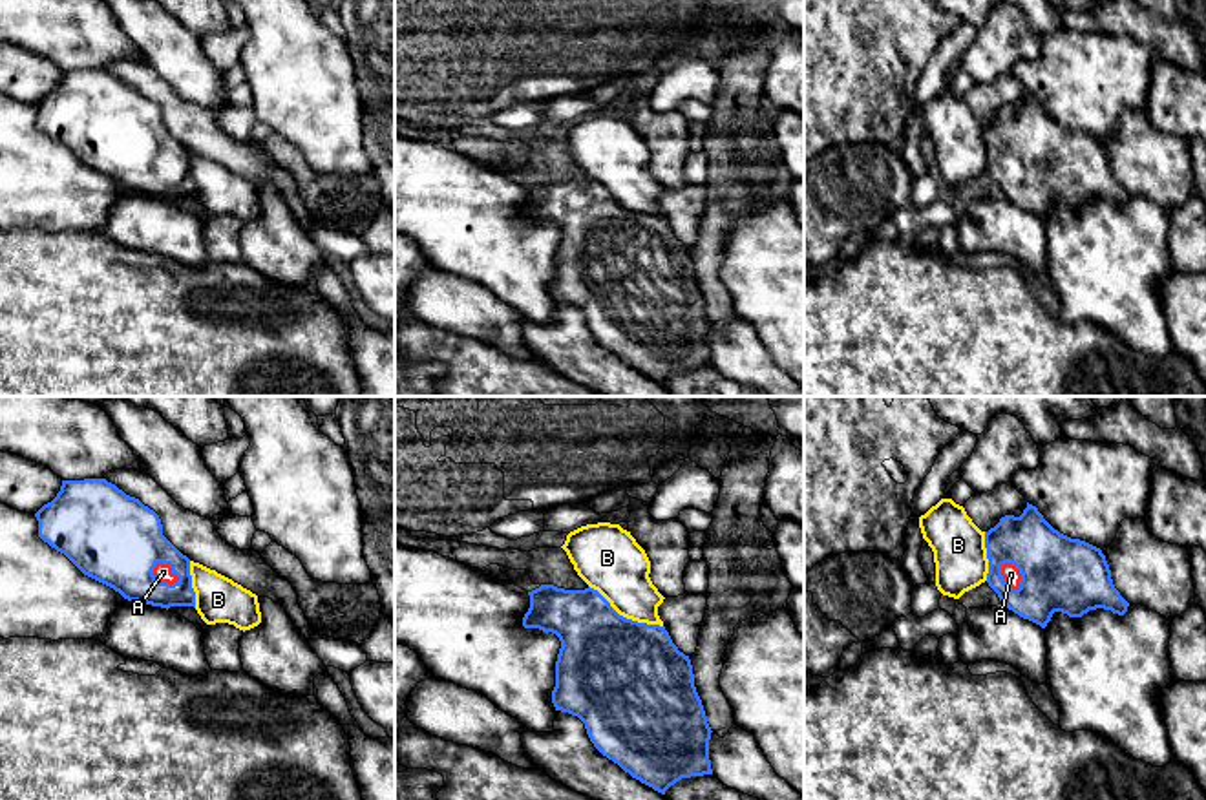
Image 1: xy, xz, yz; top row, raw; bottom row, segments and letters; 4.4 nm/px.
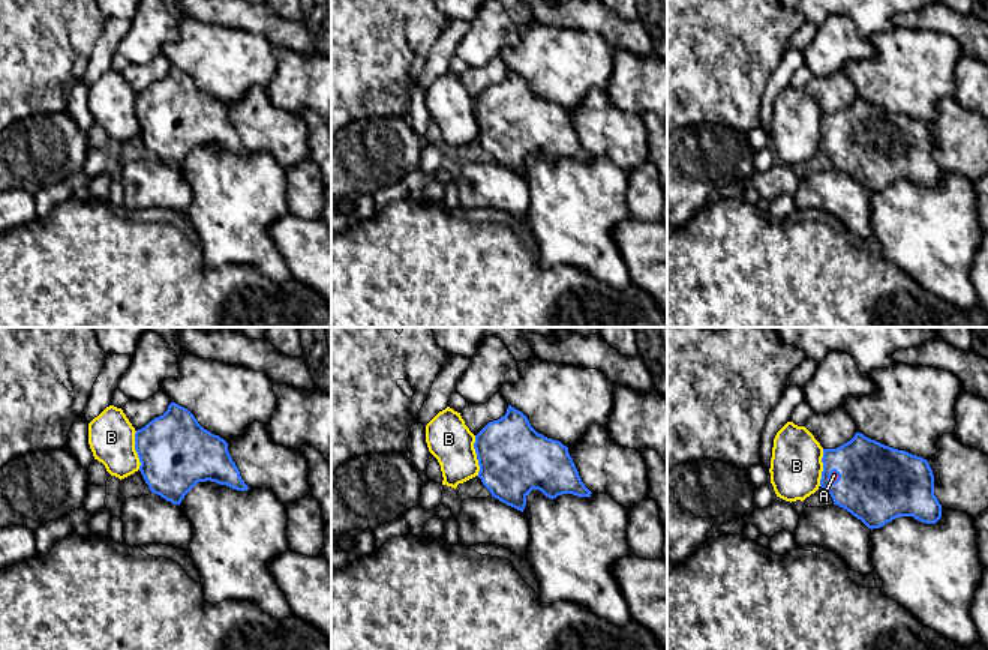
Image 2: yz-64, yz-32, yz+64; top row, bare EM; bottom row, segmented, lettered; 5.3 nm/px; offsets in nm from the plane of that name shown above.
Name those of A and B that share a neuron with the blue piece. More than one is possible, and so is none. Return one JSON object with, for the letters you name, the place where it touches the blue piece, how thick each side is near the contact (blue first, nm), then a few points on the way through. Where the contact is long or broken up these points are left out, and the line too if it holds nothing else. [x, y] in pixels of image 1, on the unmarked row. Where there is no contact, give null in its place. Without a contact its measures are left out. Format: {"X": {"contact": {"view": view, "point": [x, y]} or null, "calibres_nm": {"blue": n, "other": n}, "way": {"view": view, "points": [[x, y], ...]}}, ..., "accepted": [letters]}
{"A": {"contact": {"view": "xy", "point": [169, 154]}, "calibres_nm": {"blue": 400, "other": 80}}, "accepted": ["A"]}

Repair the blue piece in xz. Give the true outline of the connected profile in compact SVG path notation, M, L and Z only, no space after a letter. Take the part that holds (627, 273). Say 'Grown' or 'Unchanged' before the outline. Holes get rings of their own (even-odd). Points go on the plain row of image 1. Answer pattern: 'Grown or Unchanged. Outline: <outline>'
Unchanged. Outline: M541 175L528 186L530 199L523 217L552 223L561 232L552 281L555 301L577 307L603 347L661 385L682 369L713 365L713 321L694 278L693 256L665 217L619 206L590 177L565 181Z

